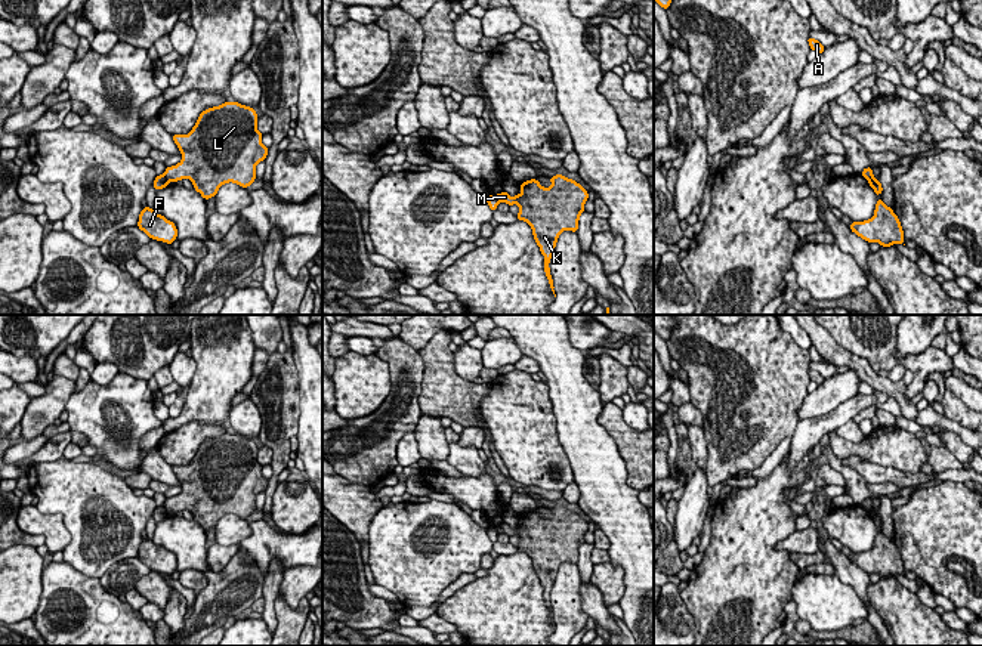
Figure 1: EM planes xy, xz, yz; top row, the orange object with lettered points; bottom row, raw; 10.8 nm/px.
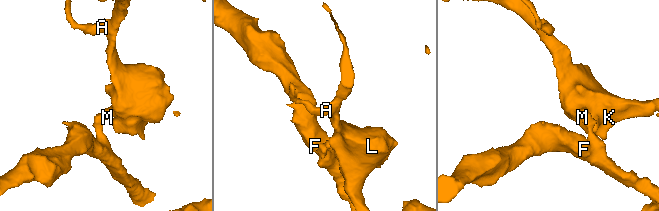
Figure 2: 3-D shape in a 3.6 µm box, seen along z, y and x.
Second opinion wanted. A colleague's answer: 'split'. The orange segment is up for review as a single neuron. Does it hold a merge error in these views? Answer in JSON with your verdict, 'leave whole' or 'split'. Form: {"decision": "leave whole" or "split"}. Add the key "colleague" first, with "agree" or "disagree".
{"colleague": "agree", "decision": "split"}

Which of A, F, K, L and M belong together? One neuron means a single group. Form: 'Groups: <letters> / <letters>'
Groups: A K L M / F

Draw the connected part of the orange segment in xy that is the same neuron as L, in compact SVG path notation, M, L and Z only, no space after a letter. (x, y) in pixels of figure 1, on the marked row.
M223 102L219 106L203 111L188 135L173 135L182 161L166 167L167 182L189 179L194 189L204 200L216 197L225 183L237 183L241 188L250 186L256 180L256 166L266 160L269 148L262 143L262 133L257 130L257 112L238 102Z

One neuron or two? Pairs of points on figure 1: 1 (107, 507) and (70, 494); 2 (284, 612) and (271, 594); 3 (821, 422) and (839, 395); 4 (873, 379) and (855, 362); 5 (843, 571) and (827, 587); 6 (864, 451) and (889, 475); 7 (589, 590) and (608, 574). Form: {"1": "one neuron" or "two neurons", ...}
{"1": "one neuron", "2": "two neurons", "3": "two neurons", "4": "one neuron", "5": "two neurons", "6": "two neurons", "7": "two neurons"}

